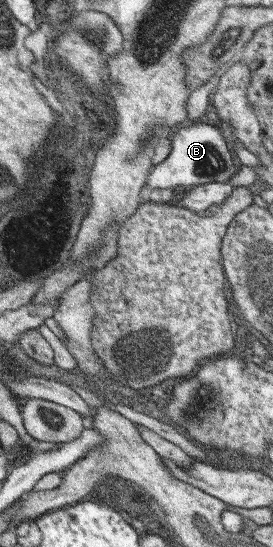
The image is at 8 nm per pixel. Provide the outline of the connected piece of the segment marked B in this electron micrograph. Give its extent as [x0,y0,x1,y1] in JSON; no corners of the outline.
[147,120,236,191]

